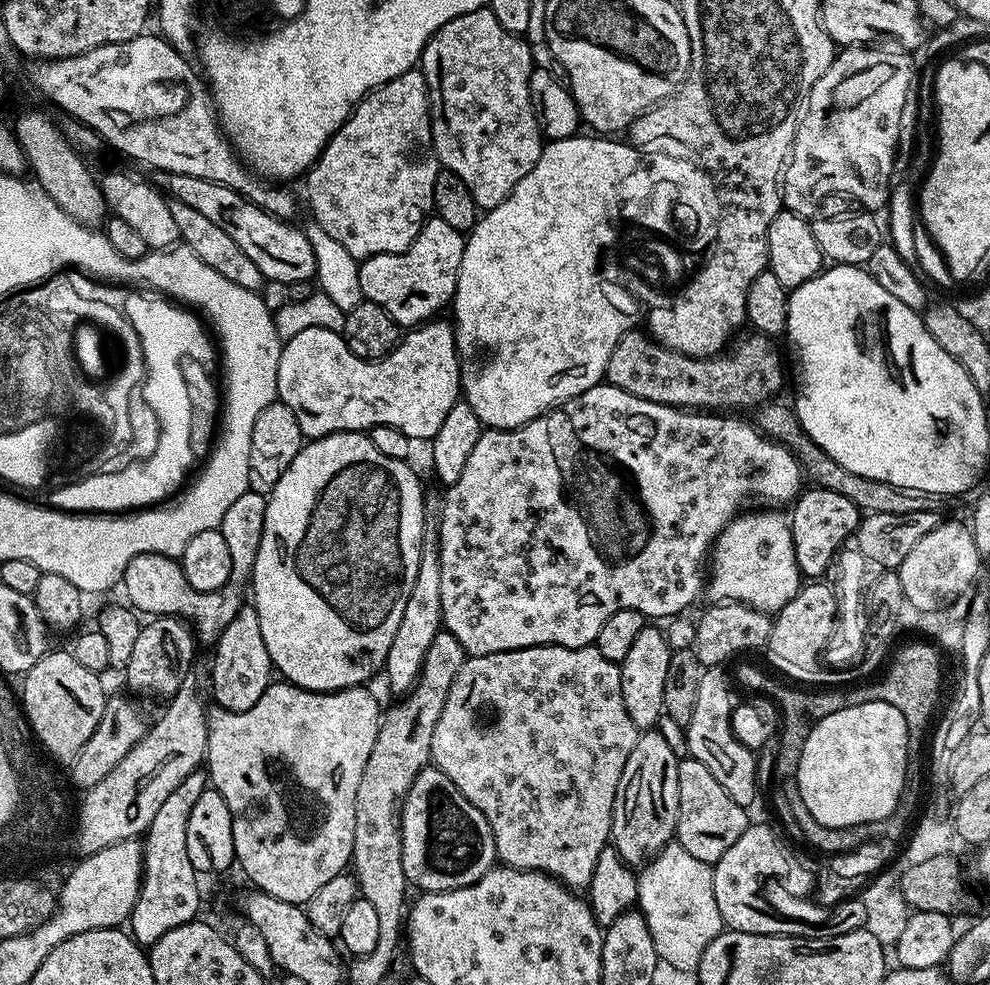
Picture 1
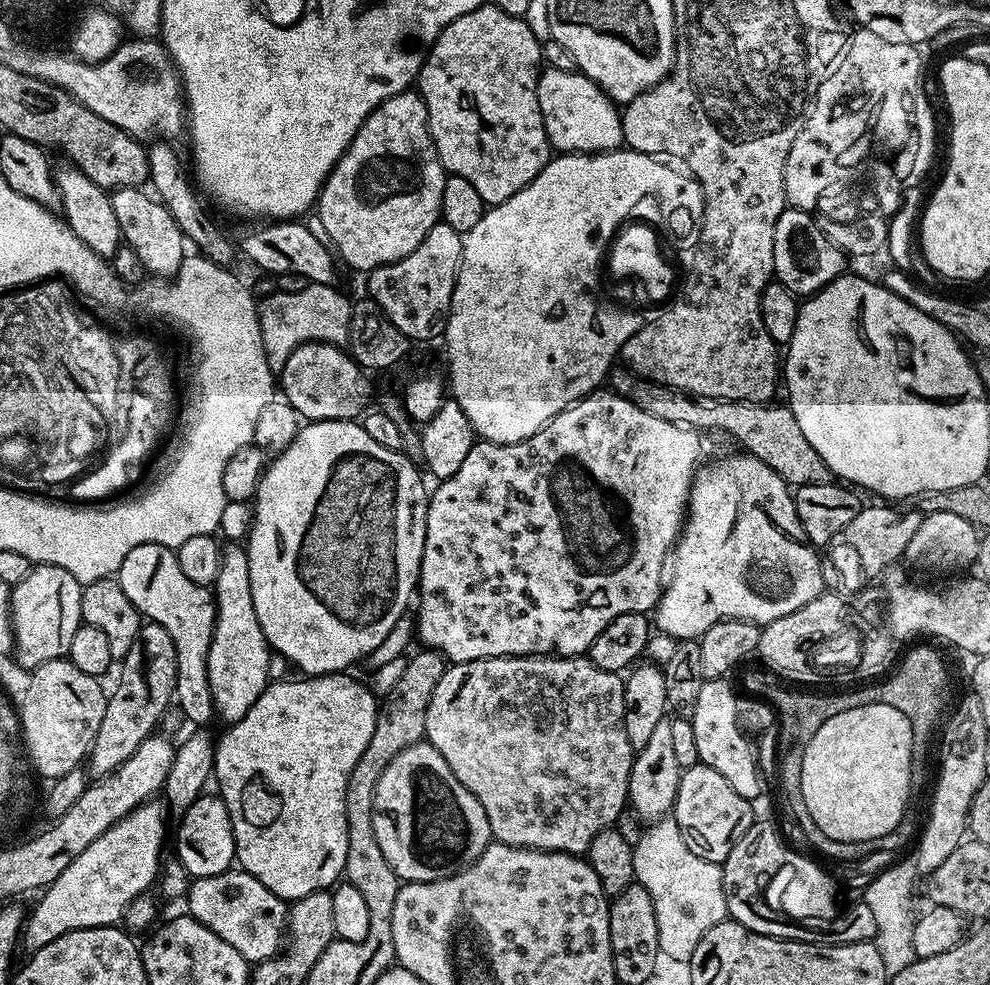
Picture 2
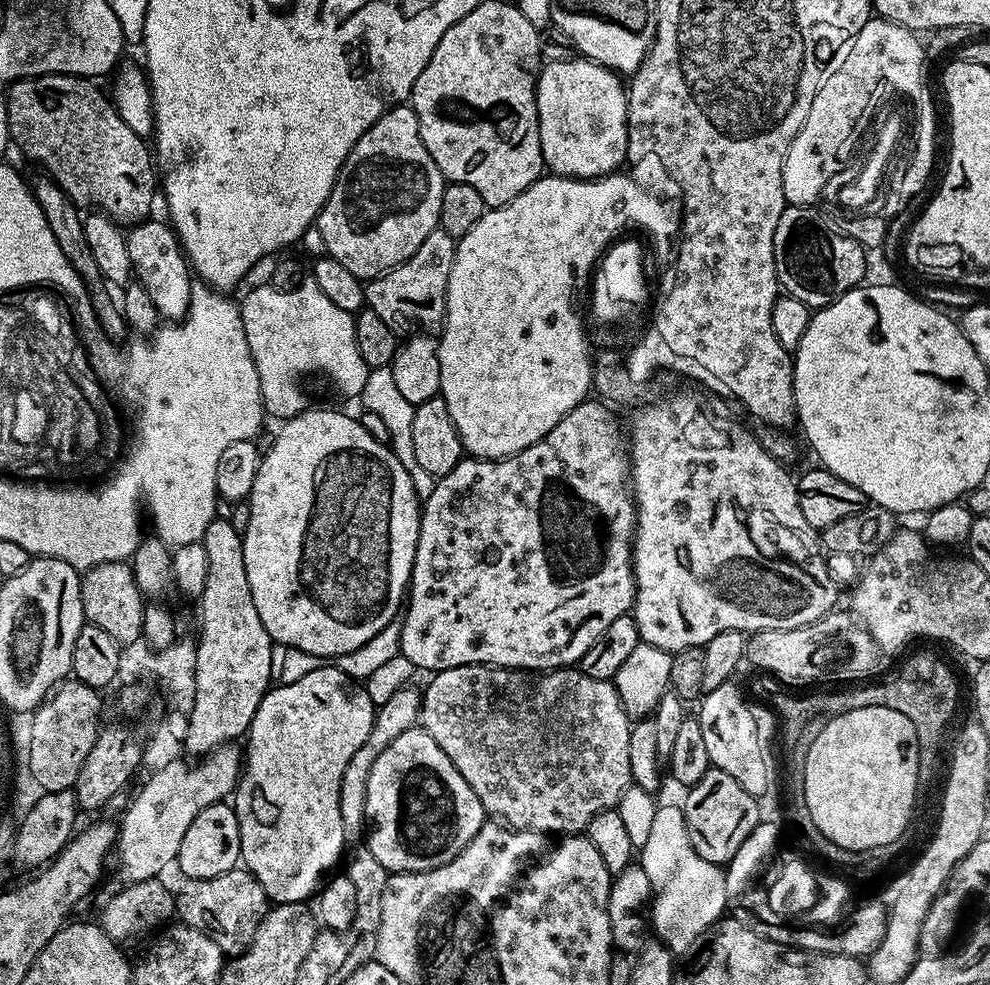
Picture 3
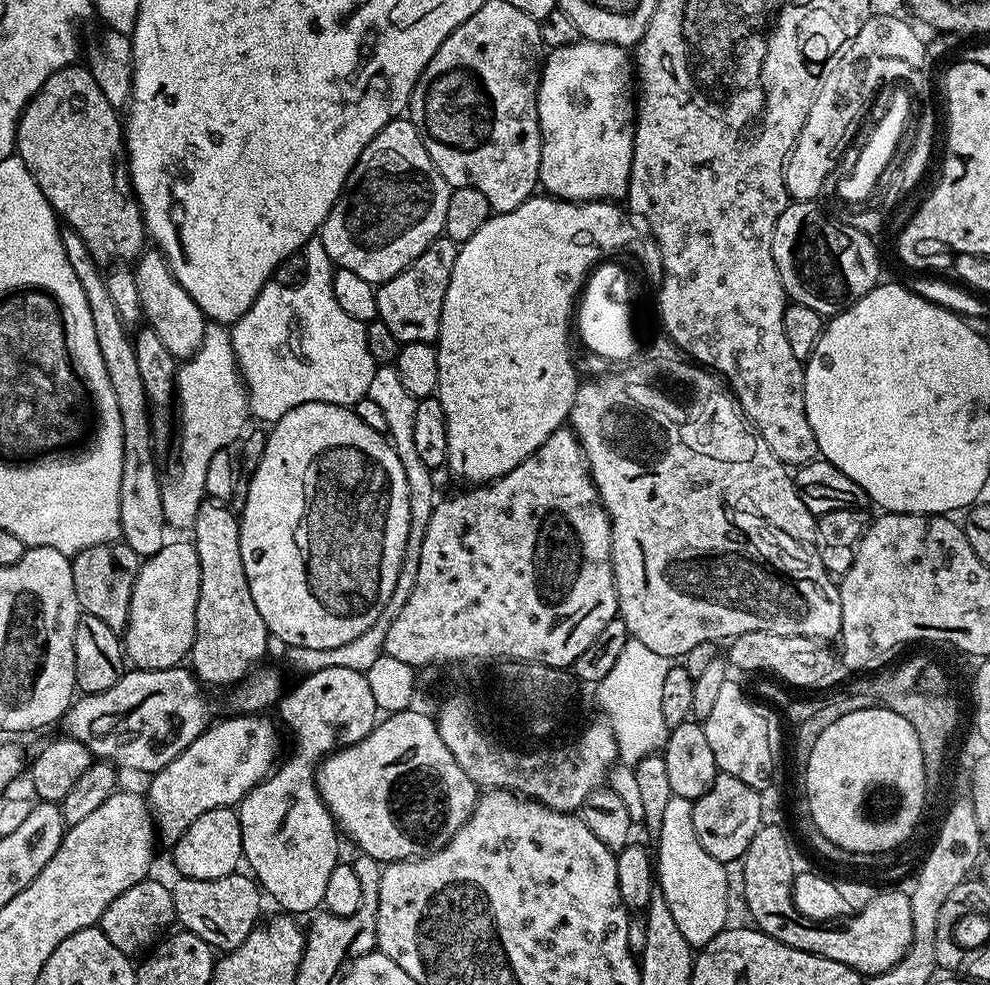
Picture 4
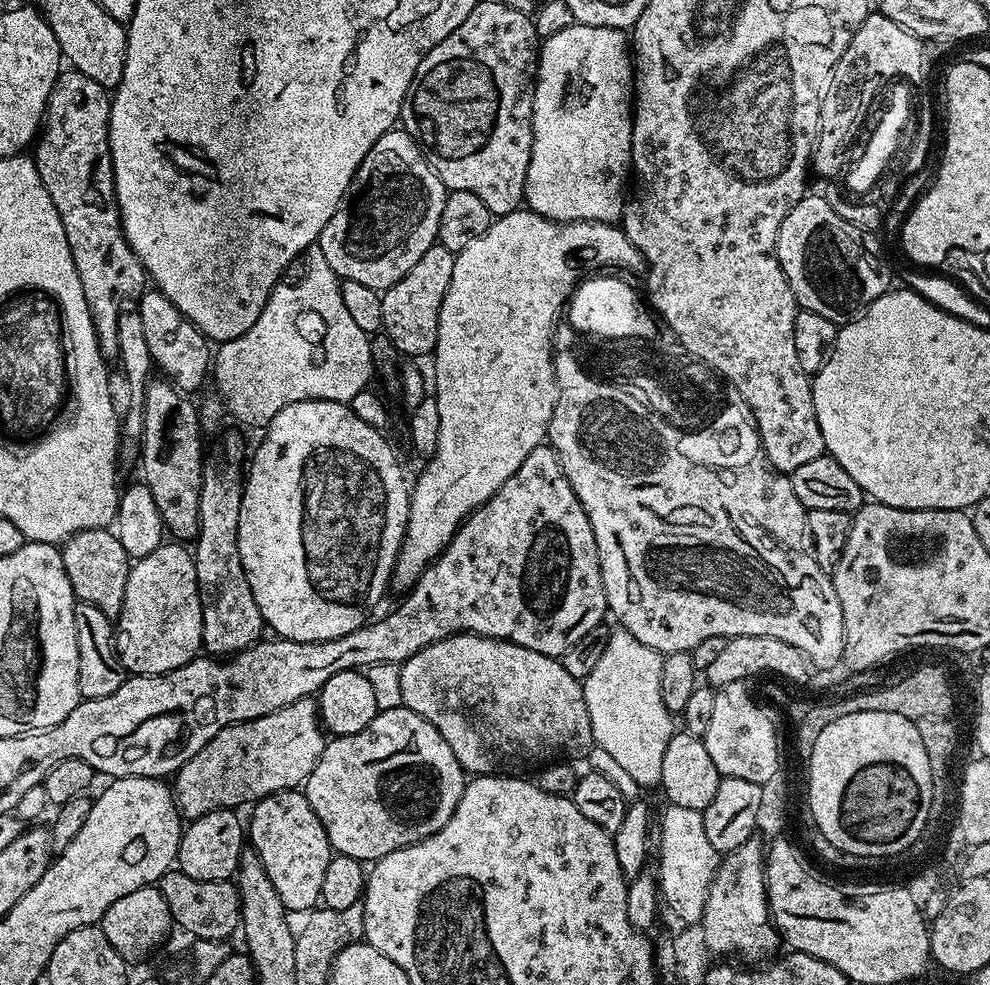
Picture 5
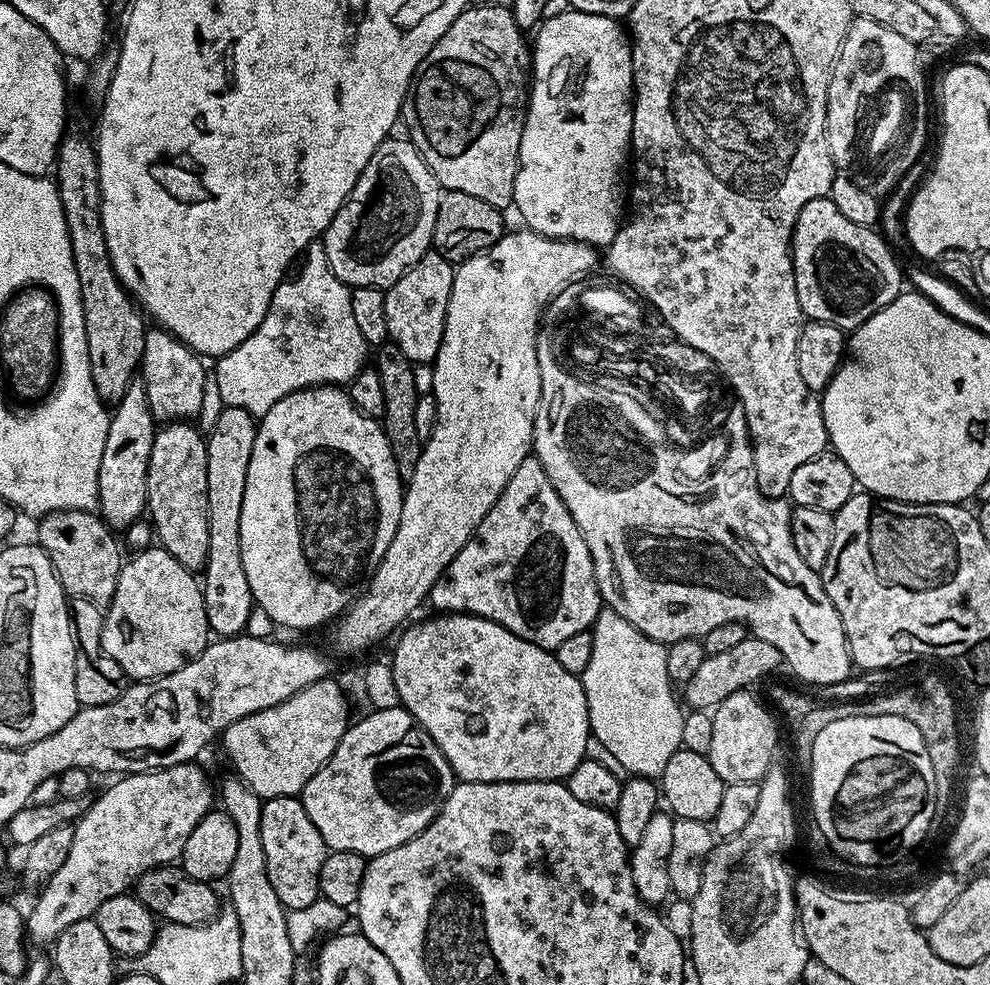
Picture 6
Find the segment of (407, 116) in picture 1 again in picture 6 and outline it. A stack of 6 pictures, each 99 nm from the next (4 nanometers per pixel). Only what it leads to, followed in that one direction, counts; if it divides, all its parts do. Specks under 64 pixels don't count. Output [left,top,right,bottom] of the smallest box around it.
[322,139,442,290]

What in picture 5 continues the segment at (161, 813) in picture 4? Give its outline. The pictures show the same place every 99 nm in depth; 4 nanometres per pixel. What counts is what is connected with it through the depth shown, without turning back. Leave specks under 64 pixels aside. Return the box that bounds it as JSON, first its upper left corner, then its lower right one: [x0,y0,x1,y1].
[174,698,326,822]

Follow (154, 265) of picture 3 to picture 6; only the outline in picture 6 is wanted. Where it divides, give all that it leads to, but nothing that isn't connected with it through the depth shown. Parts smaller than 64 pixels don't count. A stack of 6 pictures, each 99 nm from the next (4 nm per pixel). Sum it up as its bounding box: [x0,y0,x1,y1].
[138,326,207,422]

